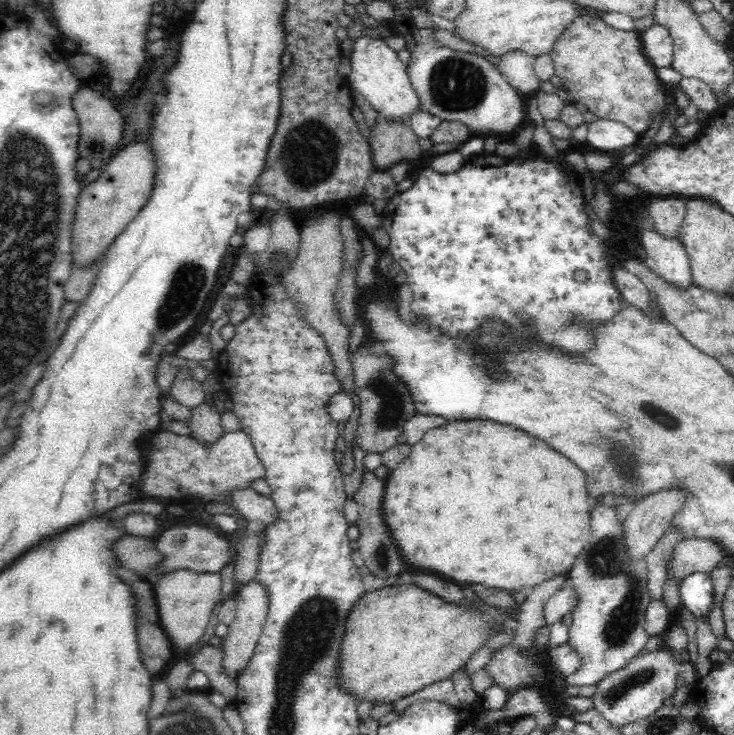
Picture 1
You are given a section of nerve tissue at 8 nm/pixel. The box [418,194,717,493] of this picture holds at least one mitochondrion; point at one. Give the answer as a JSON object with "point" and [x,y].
{"point":[671,410]}

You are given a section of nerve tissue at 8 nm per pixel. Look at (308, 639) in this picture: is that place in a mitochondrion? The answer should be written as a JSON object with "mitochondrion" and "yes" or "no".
{"mitochondrion":"yes"}

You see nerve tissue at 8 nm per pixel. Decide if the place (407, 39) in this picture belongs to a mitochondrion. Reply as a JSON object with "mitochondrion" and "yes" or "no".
{"mitochondrion":"no"}

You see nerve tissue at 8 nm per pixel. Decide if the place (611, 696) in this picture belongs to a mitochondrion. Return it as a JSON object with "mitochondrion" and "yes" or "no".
{"mitochondrion":"yes"}

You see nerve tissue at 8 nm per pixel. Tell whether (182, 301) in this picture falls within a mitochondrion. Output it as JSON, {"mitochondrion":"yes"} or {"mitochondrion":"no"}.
{"mitochondrion":"yes"}

